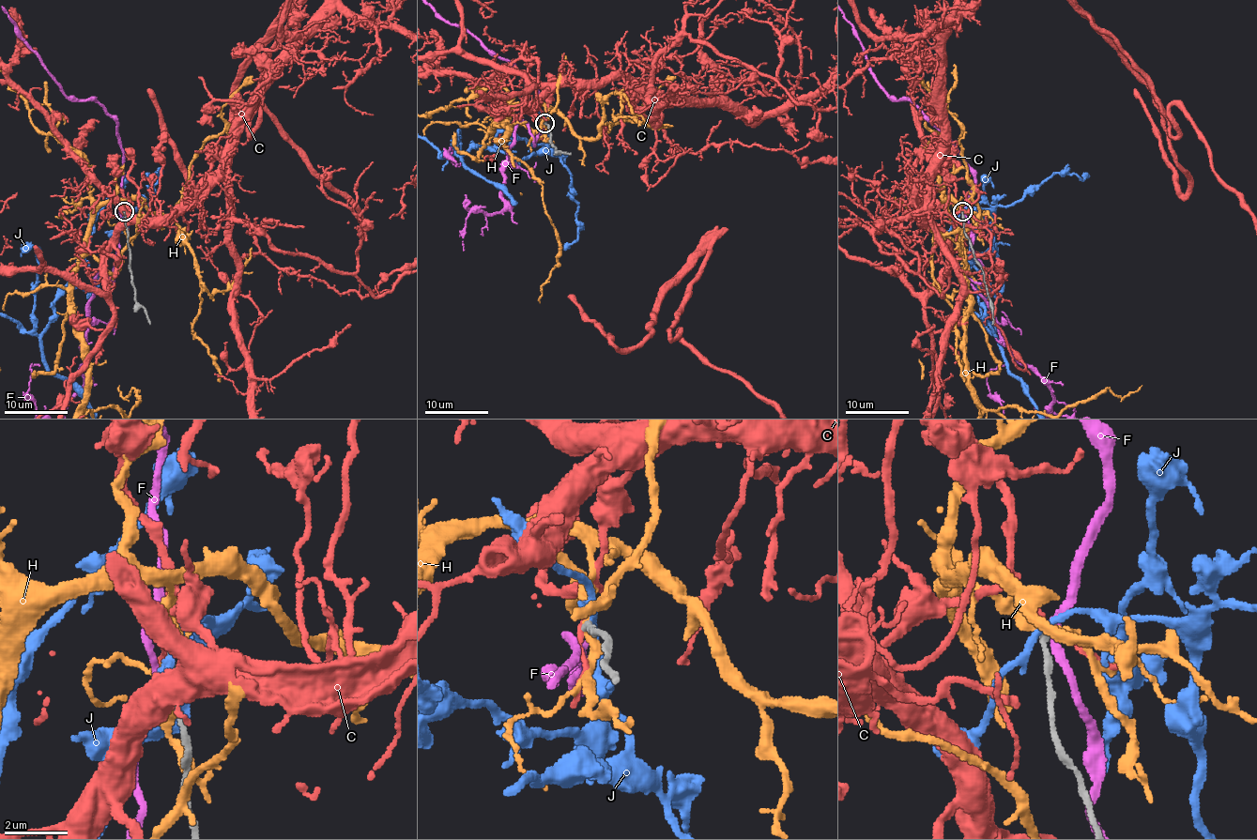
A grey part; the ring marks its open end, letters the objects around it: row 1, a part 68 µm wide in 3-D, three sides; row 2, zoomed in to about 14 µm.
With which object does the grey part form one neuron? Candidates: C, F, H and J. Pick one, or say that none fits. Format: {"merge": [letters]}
{"merge": ["F"]}

